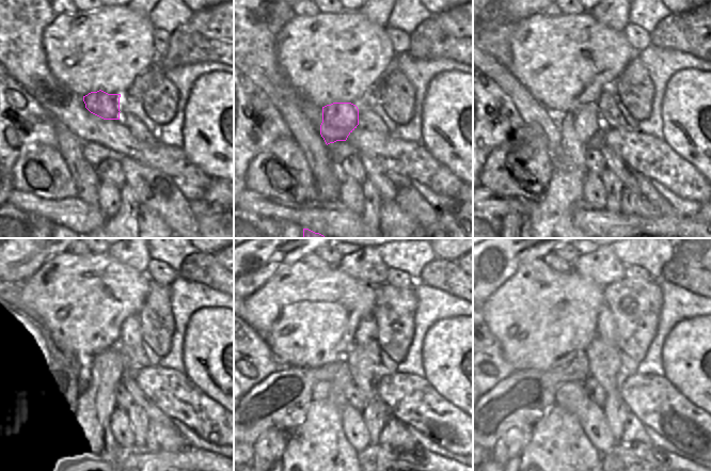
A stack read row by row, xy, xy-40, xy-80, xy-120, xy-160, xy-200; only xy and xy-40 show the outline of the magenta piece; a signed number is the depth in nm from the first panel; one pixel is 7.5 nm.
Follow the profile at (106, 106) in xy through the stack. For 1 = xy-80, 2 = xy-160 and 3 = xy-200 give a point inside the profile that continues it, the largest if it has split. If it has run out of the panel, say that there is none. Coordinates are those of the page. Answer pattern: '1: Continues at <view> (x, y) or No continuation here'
1: Continues at xy-80 (581, 128)
2: Continues at xy-160 (318, 455)
3: Continues at xy-200 (559, 455).

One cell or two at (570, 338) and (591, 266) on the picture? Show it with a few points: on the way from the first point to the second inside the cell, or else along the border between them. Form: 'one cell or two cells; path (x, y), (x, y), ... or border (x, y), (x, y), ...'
two cells; border (571, 269), (601, 286)

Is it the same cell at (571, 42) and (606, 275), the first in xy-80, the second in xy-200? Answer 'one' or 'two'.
two

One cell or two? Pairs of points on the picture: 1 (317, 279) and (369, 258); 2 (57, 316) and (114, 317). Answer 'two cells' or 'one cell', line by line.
1: two cells
2: one cell

